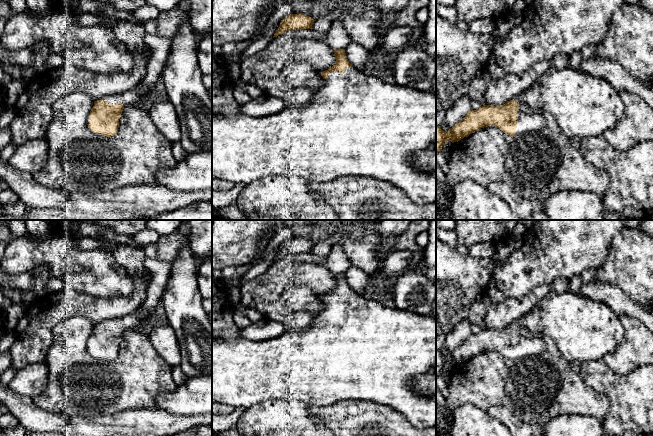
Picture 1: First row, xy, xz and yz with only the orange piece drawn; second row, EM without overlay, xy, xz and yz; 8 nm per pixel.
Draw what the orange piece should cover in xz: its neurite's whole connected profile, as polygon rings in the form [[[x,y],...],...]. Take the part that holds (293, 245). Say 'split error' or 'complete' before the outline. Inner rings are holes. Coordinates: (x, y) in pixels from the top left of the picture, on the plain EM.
complete; [[[290,238],[281,245],[273,262],[290,254],[312,253],[314,245],[313,242],[304,238]]]

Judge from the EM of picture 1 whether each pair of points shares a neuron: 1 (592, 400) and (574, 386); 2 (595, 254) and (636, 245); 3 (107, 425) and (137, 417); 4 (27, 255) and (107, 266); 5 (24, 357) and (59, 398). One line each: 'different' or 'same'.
1: same
2: different
3: same
4: same
5: different

